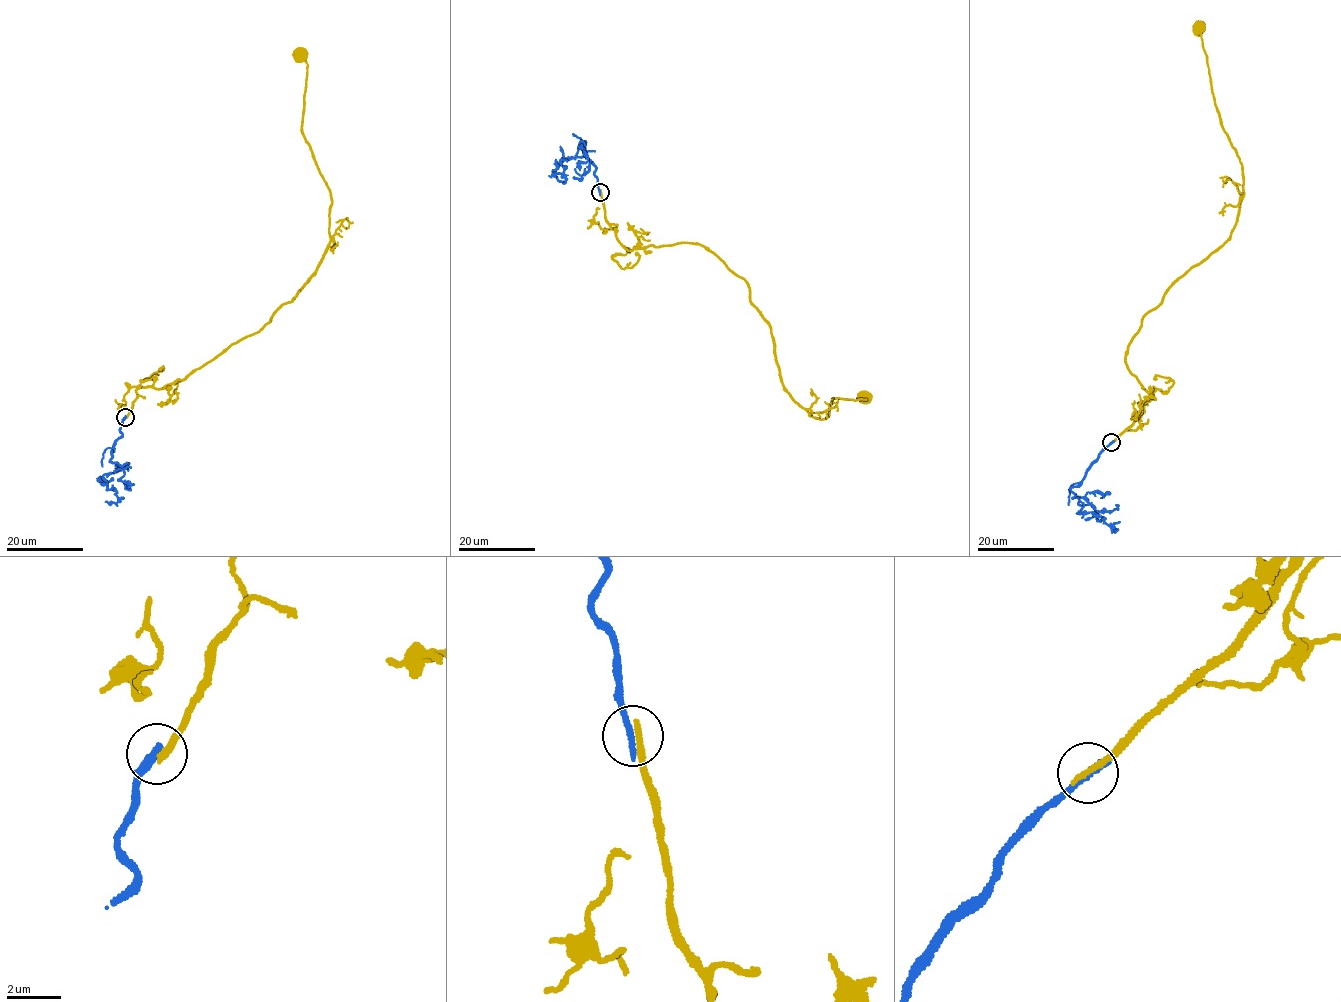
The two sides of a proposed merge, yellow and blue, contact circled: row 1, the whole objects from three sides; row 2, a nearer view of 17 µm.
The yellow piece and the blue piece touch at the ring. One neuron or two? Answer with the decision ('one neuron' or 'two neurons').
two neurons

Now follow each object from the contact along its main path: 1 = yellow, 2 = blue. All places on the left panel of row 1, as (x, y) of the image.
1: (126, 417), (137, 389), (185, 379), (270, 321), (328, 248), (331, 199), (302, 131), (307, 67), (301, 52)
2: (125, 417), (109, 460), (121, 469), (103, 476), (118, 499), (105, 501)

